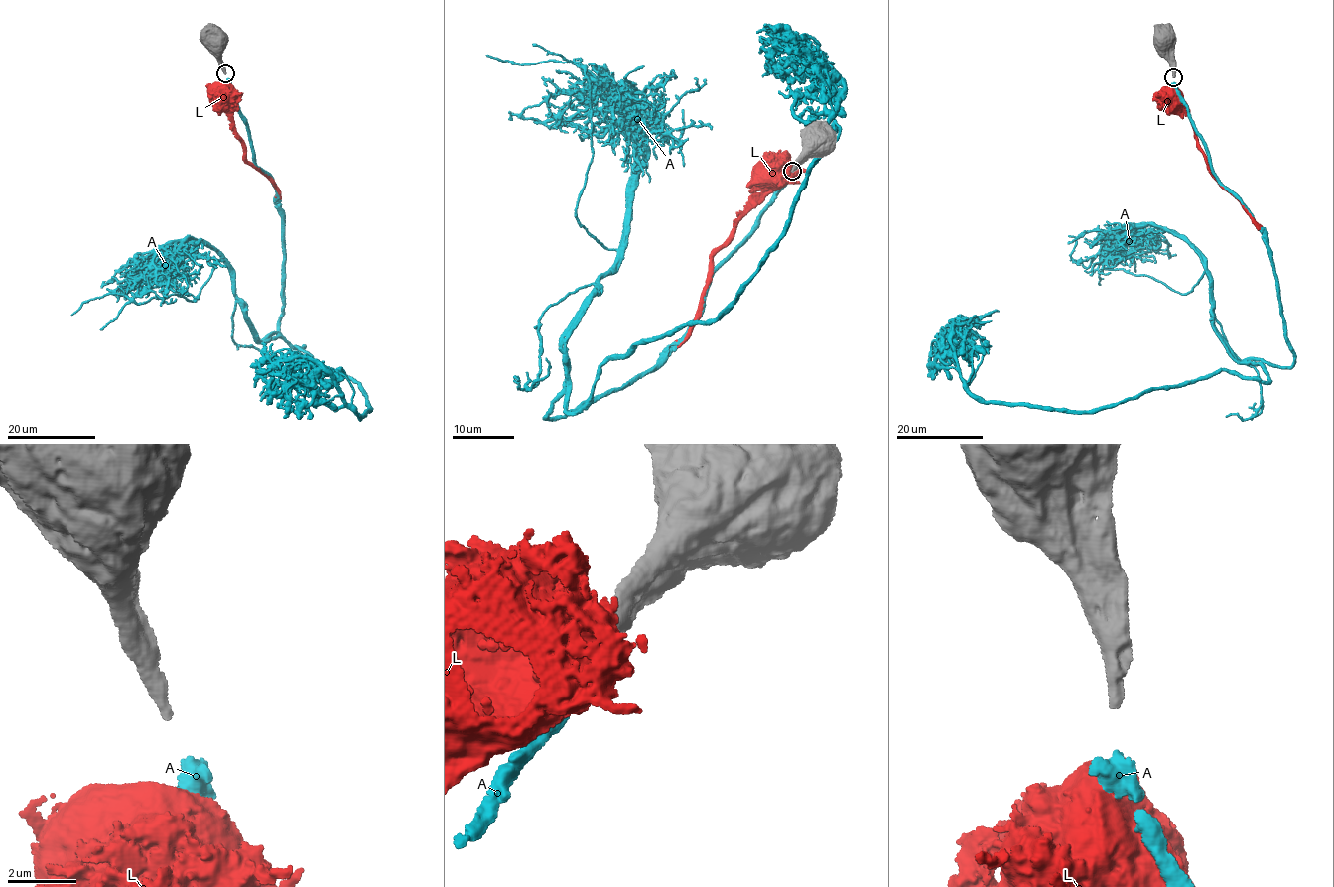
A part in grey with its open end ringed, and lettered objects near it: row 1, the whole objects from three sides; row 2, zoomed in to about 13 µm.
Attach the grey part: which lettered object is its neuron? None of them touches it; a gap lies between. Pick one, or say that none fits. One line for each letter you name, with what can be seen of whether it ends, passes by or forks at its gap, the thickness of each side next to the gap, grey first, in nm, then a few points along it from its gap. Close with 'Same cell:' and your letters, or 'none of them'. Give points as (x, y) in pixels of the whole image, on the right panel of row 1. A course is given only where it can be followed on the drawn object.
A: it ends; calibres 320 and 600 nm; course (1174, 82), (1263, 235), (1294, 363), (1089, 411), (986, 402), (951, 341), (999, 311)
Same cell: A

